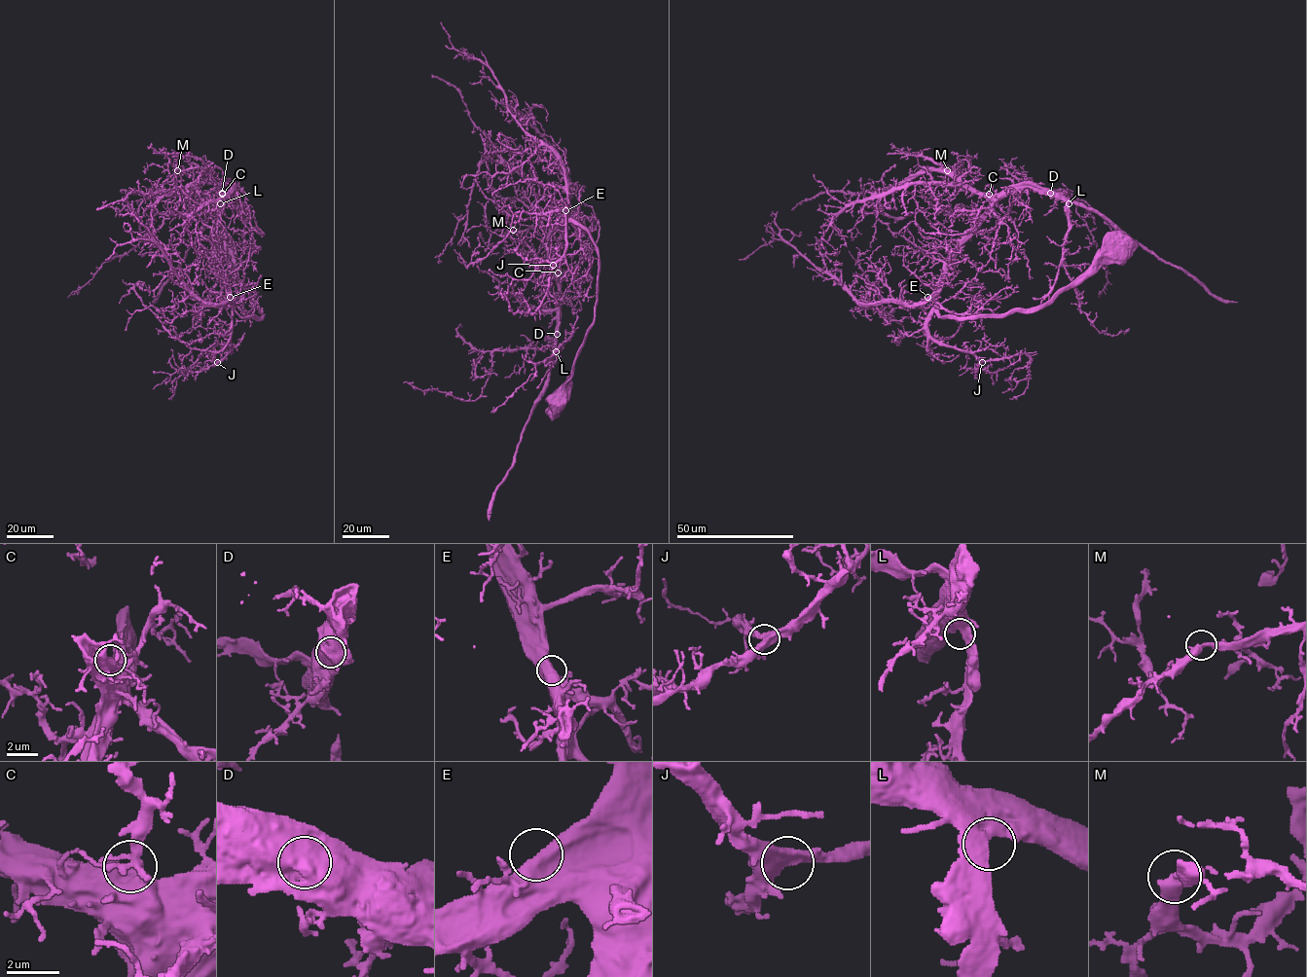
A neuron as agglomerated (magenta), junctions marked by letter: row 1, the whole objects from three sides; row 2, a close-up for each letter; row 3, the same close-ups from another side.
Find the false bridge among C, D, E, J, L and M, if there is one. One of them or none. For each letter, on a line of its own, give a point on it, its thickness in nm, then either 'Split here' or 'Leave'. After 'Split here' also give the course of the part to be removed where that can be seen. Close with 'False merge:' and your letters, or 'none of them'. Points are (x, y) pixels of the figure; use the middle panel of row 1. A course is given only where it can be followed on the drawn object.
C: Place: (558, 272). Thickness 800 nm. Leave
D: Place: (557, 334). Thickness 1350 nm. Leave
E: Place: (565, 210). Thickness 800 nm. Leave
J: Place: (553, 265). Thickness 550 nm. Leave
L: Place: (556, 351). Thickness 700 nm. Leave
M: Place: (513, 230). Thickness 480 nm. Leave
False merge: none of them

